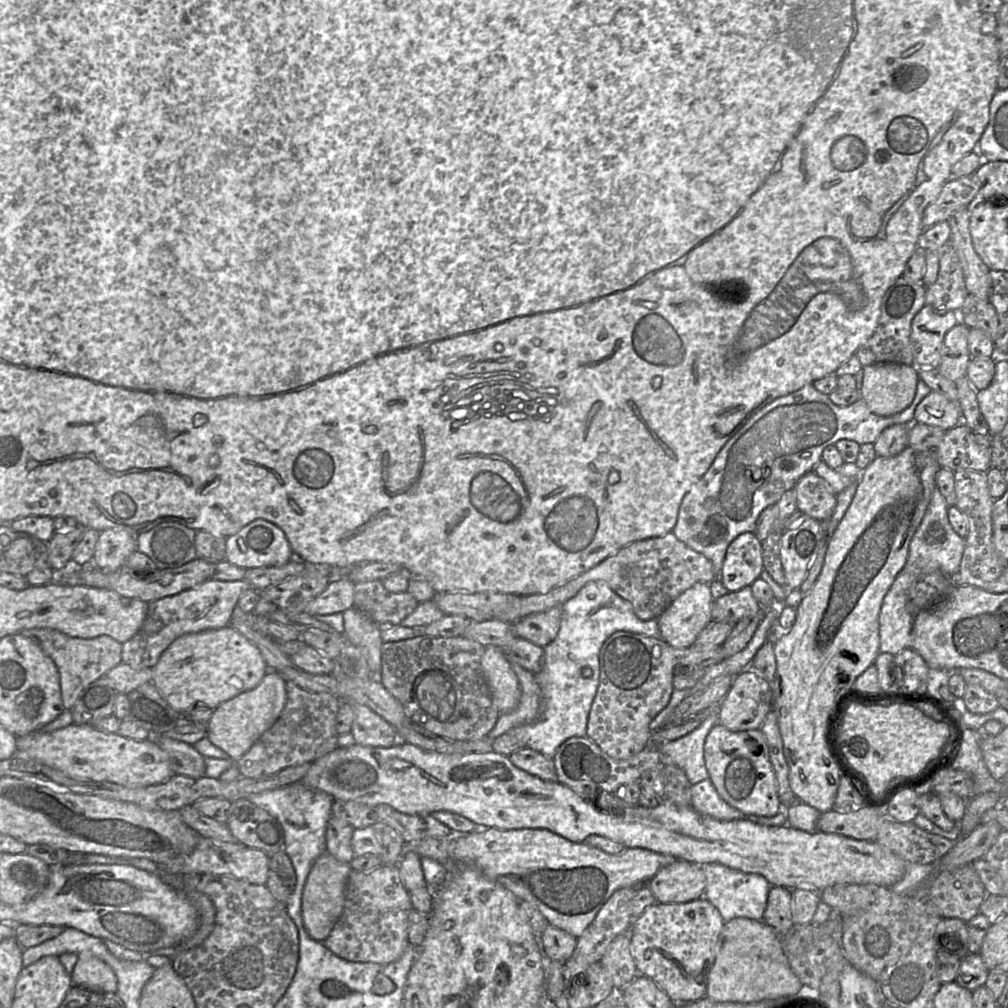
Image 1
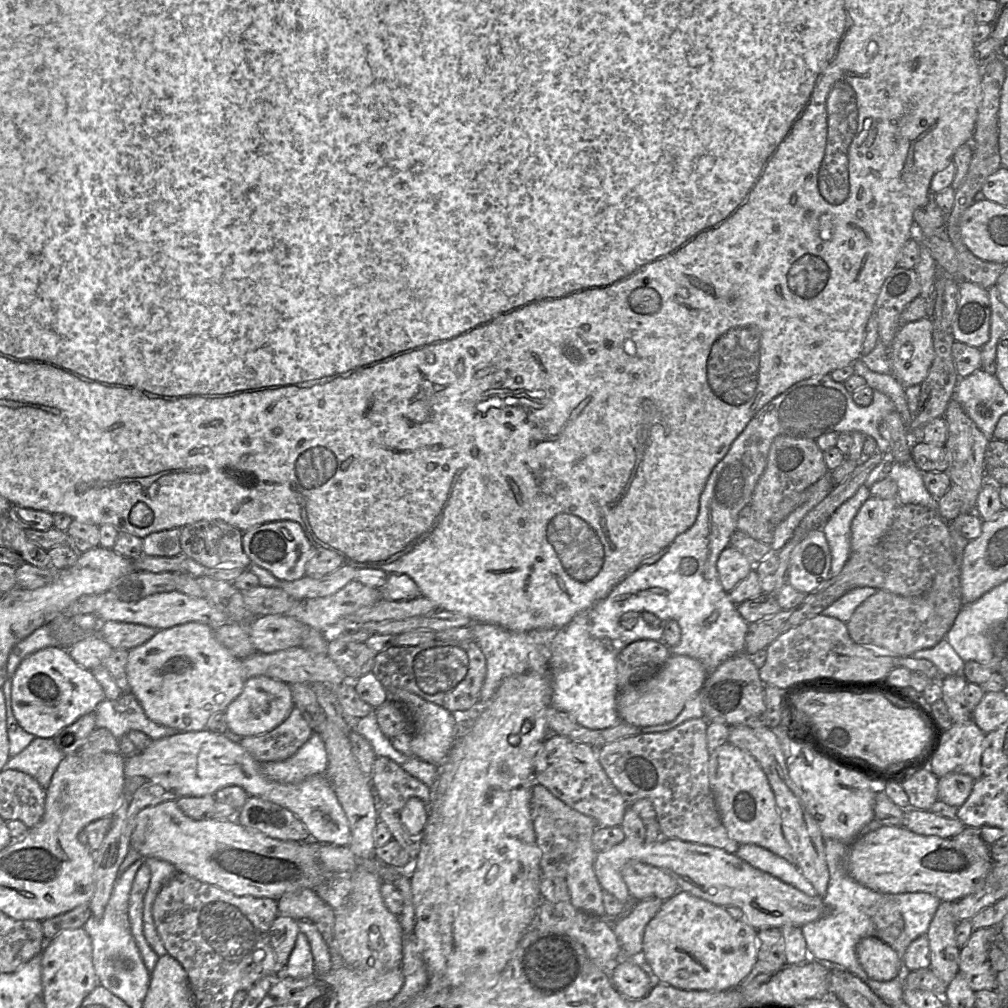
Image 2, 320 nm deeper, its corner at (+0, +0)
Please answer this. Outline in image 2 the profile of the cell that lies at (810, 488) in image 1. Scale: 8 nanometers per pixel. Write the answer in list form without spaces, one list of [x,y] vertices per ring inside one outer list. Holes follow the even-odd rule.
[[[777,436],[770,446],[766,468],[756,484],[750,505],[763,519],[771,521],[786,497],[805,492],[827,473],[823,451],[815,440]]]

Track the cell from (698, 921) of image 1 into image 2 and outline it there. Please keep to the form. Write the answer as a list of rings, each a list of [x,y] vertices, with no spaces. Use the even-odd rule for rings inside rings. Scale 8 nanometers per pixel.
[[[678,890],[665,900],[643,934],[641,961],[656,982],[692,991],[725,991],[738,986],[758,961],[757,930],[744,919],[733,918],[724,907]]]

